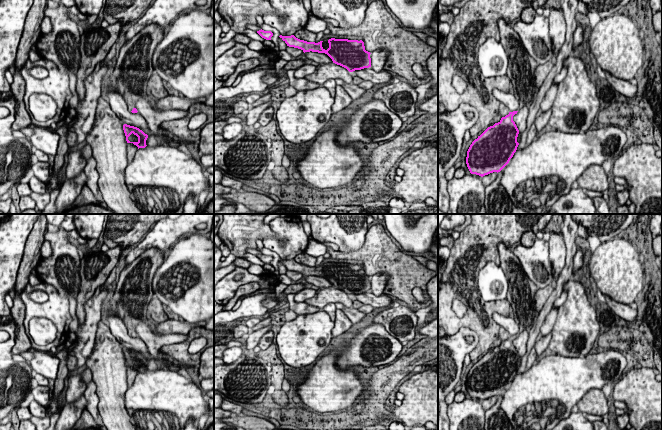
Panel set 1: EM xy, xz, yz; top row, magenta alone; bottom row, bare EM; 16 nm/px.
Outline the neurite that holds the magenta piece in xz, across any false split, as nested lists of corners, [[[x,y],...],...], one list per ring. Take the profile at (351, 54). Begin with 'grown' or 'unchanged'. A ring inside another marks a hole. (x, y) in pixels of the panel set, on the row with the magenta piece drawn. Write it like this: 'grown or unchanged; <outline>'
grown; [[[279,36],[289,47],[305,52],[327,54],[333,63],[346,68],[349,72],[371,67],[370,52],[365,50],[362,40],[331,38],[328,41],[307,42],[291,36]]]

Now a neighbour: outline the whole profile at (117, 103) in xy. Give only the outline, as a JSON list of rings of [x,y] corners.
[[[105,87],[103,88],[103,96],[108,100],[112,111],[124,124],[137,127],[148,136],[153,135],[144,117],[139,112],[130,112],[127,103],[119,92]]]

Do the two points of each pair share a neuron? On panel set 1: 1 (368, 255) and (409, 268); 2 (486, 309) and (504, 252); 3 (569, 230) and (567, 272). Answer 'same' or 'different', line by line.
1: same
2: different
3: same

